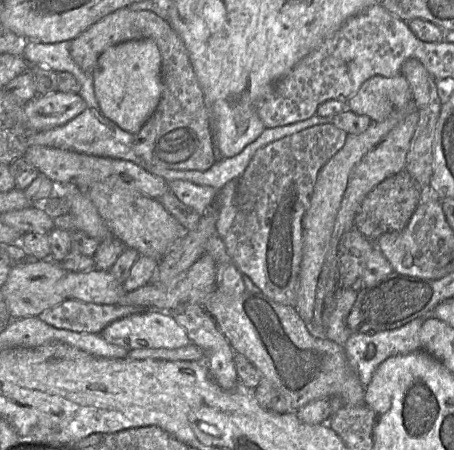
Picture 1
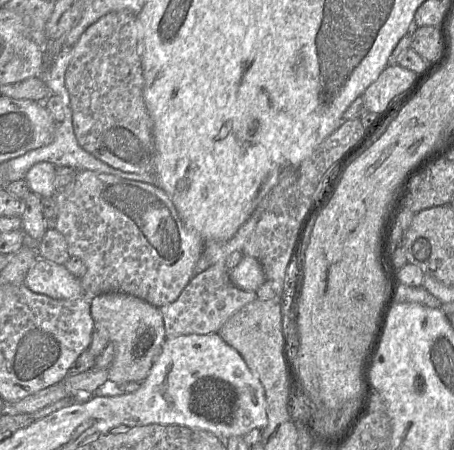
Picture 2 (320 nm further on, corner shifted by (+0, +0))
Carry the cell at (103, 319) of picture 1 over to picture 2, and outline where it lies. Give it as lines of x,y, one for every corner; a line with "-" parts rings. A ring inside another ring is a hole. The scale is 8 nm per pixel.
215,263
194,275
174,302
159,308
166,339
188,334
218,333
231,316
257,298
255,292
242,290
231,281
223,263

